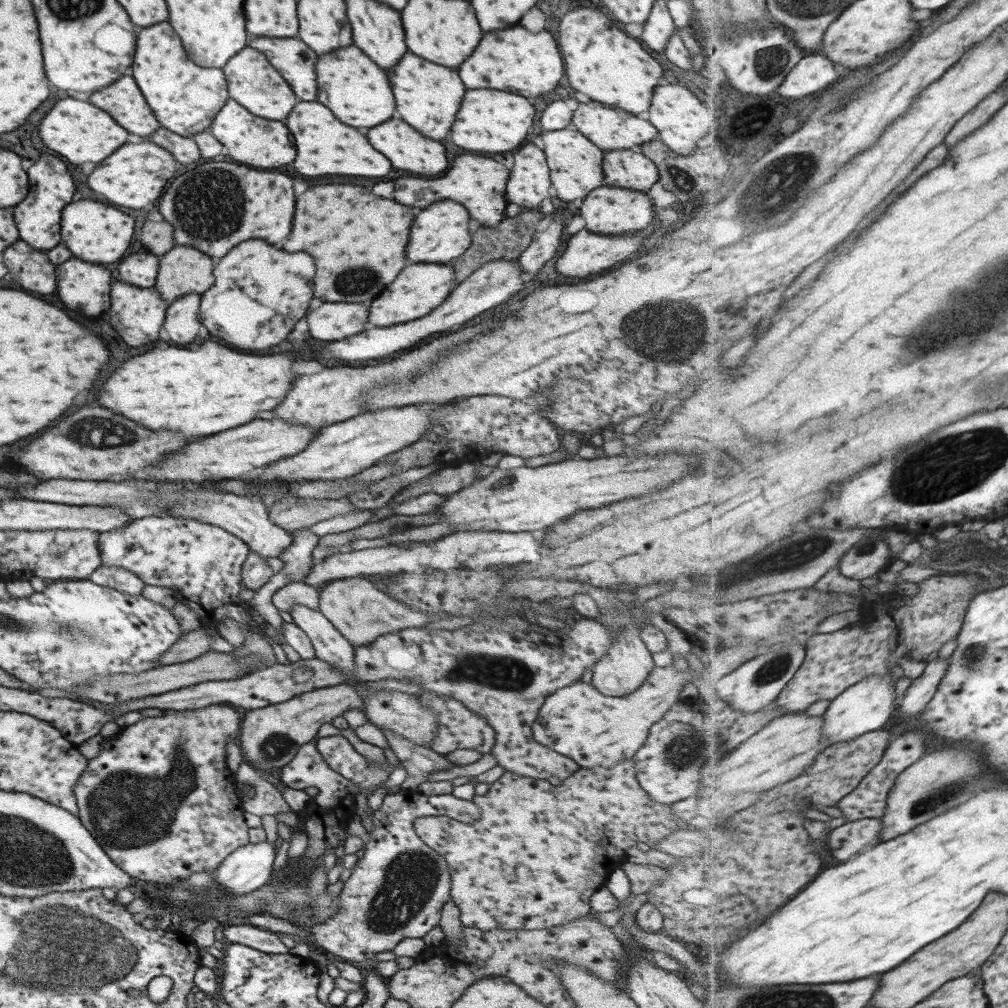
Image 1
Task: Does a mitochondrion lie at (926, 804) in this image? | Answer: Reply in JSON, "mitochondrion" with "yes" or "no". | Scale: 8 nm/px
{"mitochondrion":"yes"}

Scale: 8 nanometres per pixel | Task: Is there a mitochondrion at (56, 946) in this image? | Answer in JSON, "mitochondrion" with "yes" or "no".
{"mitochondrion":"yes"}

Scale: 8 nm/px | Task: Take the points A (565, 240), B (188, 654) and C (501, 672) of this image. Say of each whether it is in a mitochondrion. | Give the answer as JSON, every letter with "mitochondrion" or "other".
{"A":"other","B":"other","C":"mitochondrion"}

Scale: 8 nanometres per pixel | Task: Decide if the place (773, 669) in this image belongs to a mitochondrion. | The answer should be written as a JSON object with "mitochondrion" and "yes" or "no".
{"mitochondrion":"yes"}

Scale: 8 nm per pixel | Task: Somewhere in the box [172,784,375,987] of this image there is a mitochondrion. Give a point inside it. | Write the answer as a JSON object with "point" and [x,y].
{"point":[308,911]}

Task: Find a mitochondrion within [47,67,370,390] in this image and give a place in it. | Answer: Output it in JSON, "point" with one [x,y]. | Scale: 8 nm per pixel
{"point":[209,206]}

